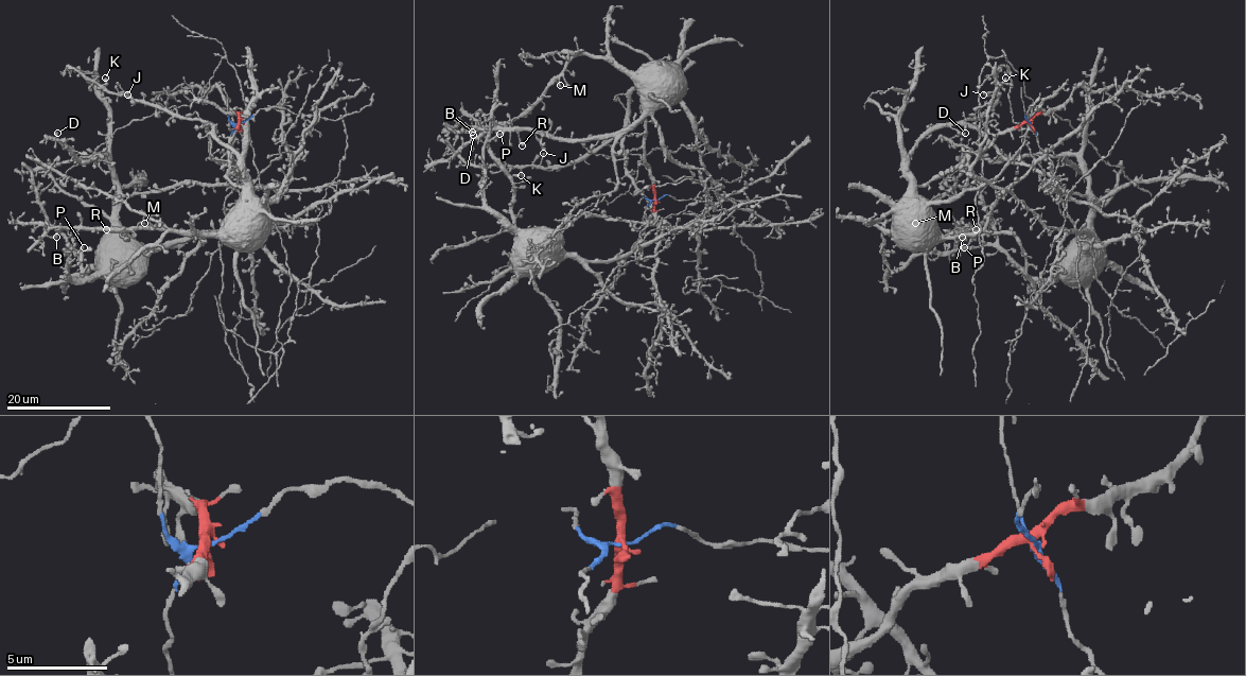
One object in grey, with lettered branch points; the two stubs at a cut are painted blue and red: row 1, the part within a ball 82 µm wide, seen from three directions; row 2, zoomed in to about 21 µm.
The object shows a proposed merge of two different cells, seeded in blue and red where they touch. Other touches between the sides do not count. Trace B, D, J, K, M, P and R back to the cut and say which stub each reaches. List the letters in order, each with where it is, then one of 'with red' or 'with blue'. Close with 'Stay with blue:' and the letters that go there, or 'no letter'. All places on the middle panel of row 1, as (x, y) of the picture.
B: at (472, 132); with red
D: at (473, 135); with blue
J: at (543, 153); with red
K: at (521, 175); with red
M: at (560, 85); with red
P: at (499, 134); with blue
R: at (522, 145); with red
Stay with blue: D, P

